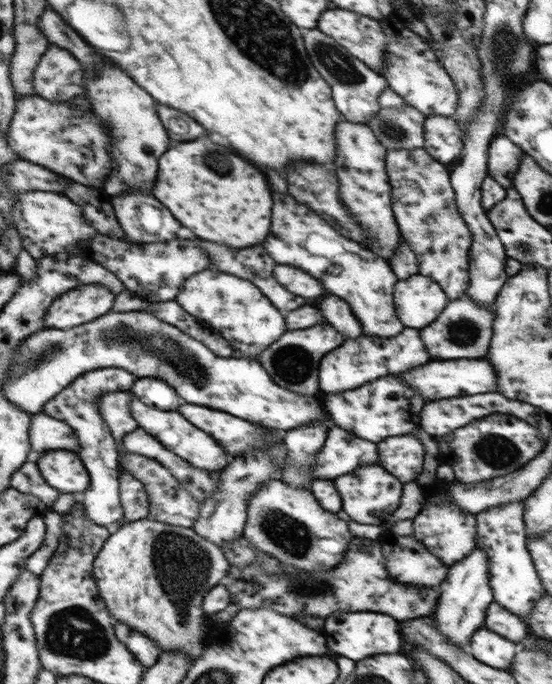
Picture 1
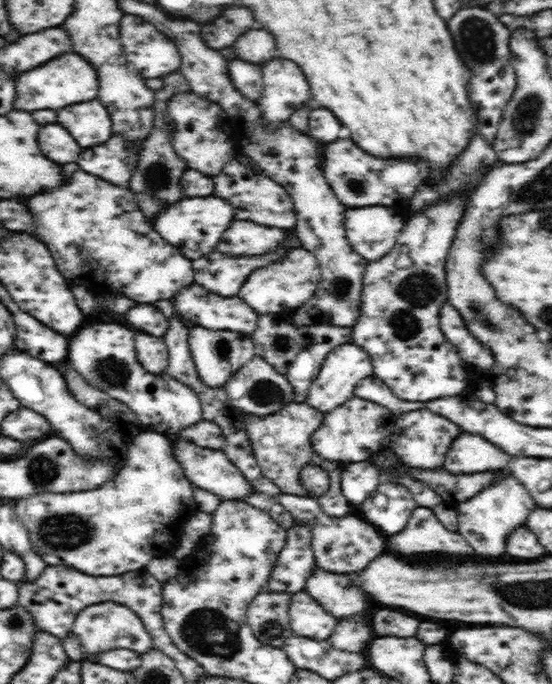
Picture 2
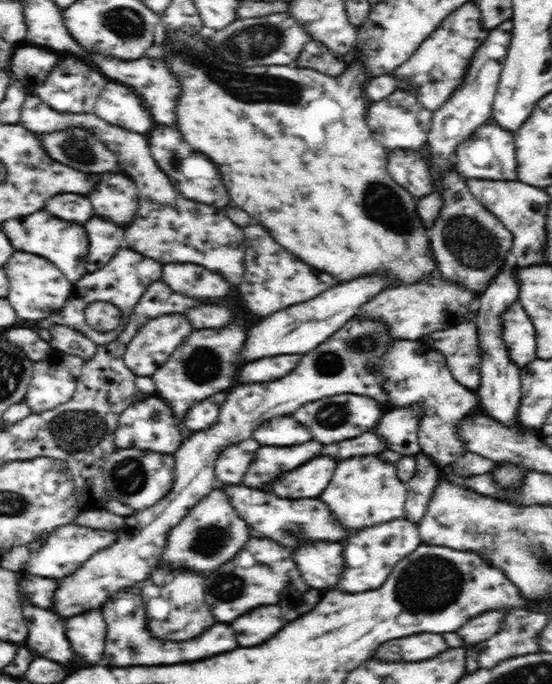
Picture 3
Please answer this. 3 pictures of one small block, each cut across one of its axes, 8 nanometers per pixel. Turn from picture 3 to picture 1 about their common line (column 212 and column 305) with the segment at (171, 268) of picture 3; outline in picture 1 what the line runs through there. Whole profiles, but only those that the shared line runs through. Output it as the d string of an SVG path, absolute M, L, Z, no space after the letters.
M276 264L274 278L292 294L302 298L318 298L324 296L324 288L318 280L314 280L310 274L302 272L300 268L290 268L286 264Z

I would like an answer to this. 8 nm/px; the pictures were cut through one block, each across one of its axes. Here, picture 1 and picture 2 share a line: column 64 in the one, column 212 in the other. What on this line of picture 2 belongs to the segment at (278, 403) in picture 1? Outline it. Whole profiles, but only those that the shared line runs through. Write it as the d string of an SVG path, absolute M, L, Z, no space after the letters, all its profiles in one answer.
M194 326L194 328L190 328L189 338L190 352L199 382L213 390L223 388L237 370L242 369L252 358L257 356L252 338L246 334L240 334L240 332L210 330L203 326Z

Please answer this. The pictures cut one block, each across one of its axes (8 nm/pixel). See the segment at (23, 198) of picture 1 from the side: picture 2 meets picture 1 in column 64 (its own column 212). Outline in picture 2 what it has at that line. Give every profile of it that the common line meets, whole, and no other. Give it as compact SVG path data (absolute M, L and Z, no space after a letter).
M214 195L208 198L190 197L182 198L177 203L172 204L168 210L160 212L158 224L153 224L153 228L158 228L158 233L170 244L178 246L182 254L190 256L190 261L210 255L218 248L222 234L234 220L234 210L232 204L224 202L224 197Z

